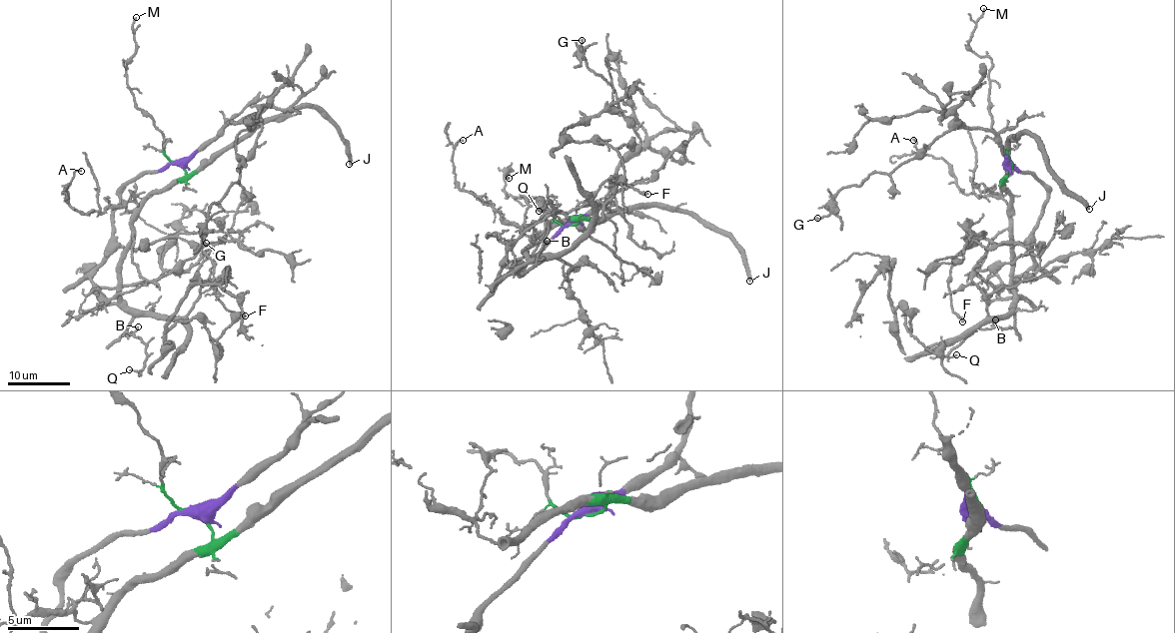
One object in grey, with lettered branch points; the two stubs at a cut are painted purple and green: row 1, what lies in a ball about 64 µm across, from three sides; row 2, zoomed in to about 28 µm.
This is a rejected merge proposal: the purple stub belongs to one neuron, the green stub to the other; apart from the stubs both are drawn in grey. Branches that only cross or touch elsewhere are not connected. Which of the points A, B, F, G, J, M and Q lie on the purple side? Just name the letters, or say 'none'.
F, G

